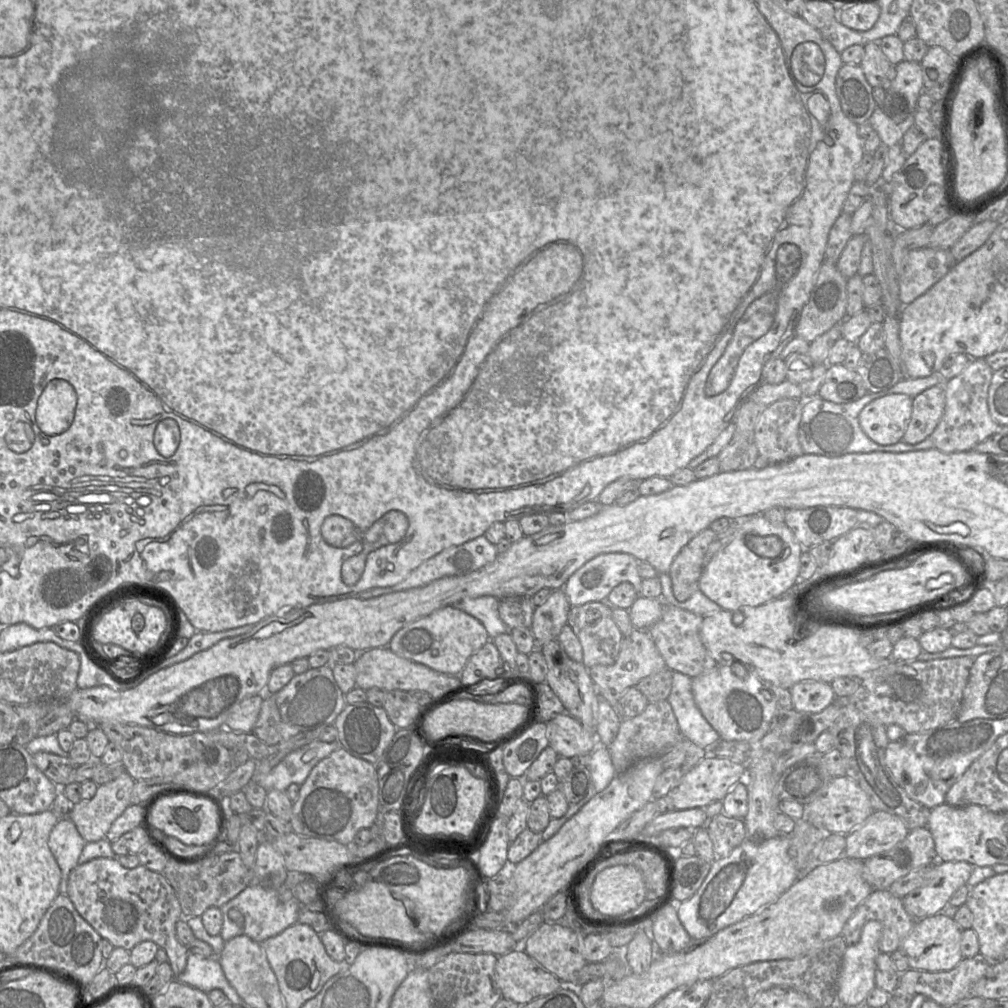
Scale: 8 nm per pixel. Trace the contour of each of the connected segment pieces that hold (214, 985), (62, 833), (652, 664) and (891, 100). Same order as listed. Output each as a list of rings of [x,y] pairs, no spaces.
[[[189,953],[186,968],[174,979],[205,993],[220,989],[233,1006],[246,1006],[225,977],[217,957],[206,958]]]
[[[68,817],[60,818],[51,830],[48,846],[61,870],[60,894],[67,895],[70,872],[78,865],[85,844],[86,841]]]
[[[634,629],[628,636],[623,636],[619,655],[613,664],[596,665],[588,669],[599,695],[604,697],[616,709],[618,700],[629,687],[636,686],[643,678],[665,668],[667,668],[666,662],[648,631]]]
[[[903,60],[895,66],[896,77],[881,107],[894,122],[904,121],[917,108],[917,100],[924,89],[920,63]]]

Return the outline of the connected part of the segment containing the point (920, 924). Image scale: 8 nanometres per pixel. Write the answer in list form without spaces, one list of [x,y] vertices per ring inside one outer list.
[[[942,913],[918,919],[908,936],[901,944],[901,950],[907,957],[910,969],[929,972],[949,971],[956,967],[963,956],[960,949],[961,927]]]

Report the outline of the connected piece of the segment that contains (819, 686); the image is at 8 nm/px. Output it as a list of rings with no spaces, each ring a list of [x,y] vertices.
[[[802,681],[791,689],[793,708],[800,712],[819,713],[836,701],[830,683]]]

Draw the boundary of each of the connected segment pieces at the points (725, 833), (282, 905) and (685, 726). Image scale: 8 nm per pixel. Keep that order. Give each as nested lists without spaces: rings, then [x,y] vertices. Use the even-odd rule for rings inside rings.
[[[723,812],[710,819],[706,824],[717,857],[728,856],[746,838],[748,833],[744,820],[732,818]]]
[[[252,883],[236,897],[220,907],[223,915],[223,924],[220,936],[226,942],[236,936],[246,935],[258,943],[280,934],[289,926],[298,922],[300,902],[293,897],[287,902],[281,902],[277,890],[268,890],[257,883]],[[231,909],[239,910],[245,919],[245,924],[240,927],[229,918]]]
[[[674,671],[672,689],[667,700],[685,738],[701,748],[711,748],[721,740],[694,700],[690,676]]]

